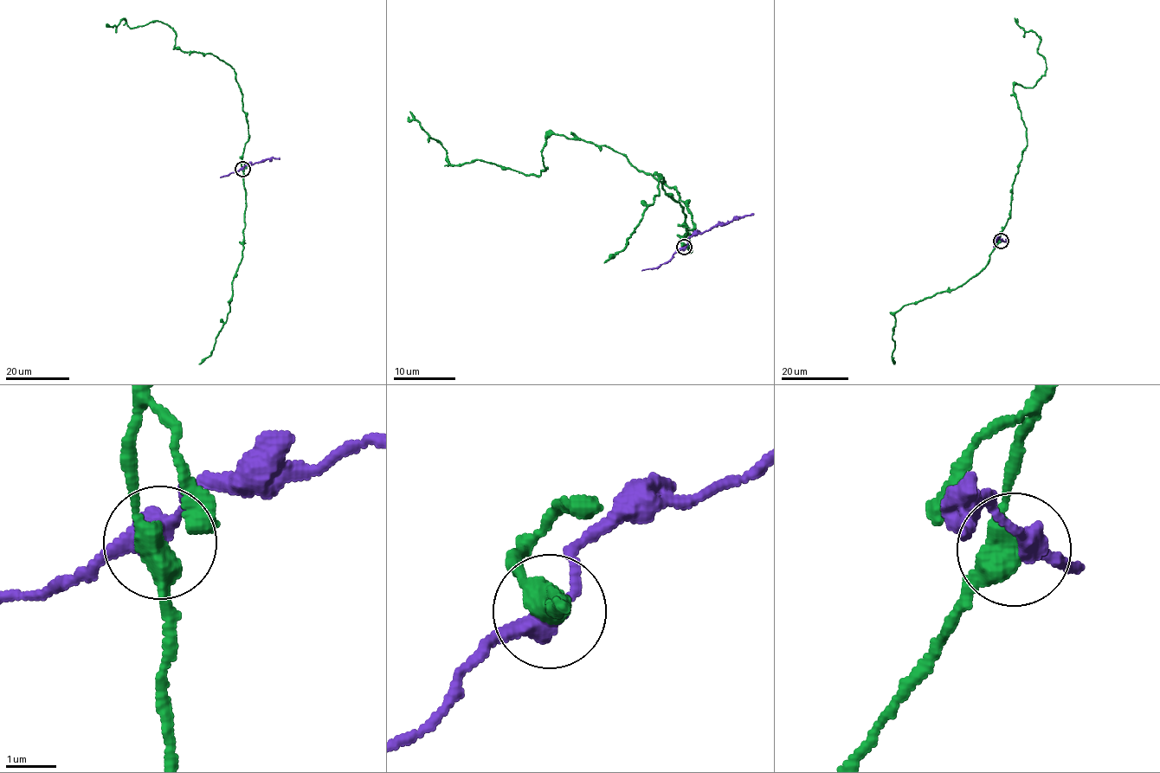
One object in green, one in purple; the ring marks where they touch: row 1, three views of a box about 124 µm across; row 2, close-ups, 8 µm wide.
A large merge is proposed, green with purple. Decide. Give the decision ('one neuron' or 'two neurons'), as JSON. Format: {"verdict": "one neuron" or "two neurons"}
{"verdict": "two neurons"}

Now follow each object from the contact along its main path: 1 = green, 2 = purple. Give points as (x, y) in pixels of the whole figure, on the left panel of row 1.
1: (243, 169), (248, 124), (234, 69), (212, 54), (174, 48), (176, 33), (165, 23), (106, 23)
2: (243, 169), (246, 165), (280, 157)

